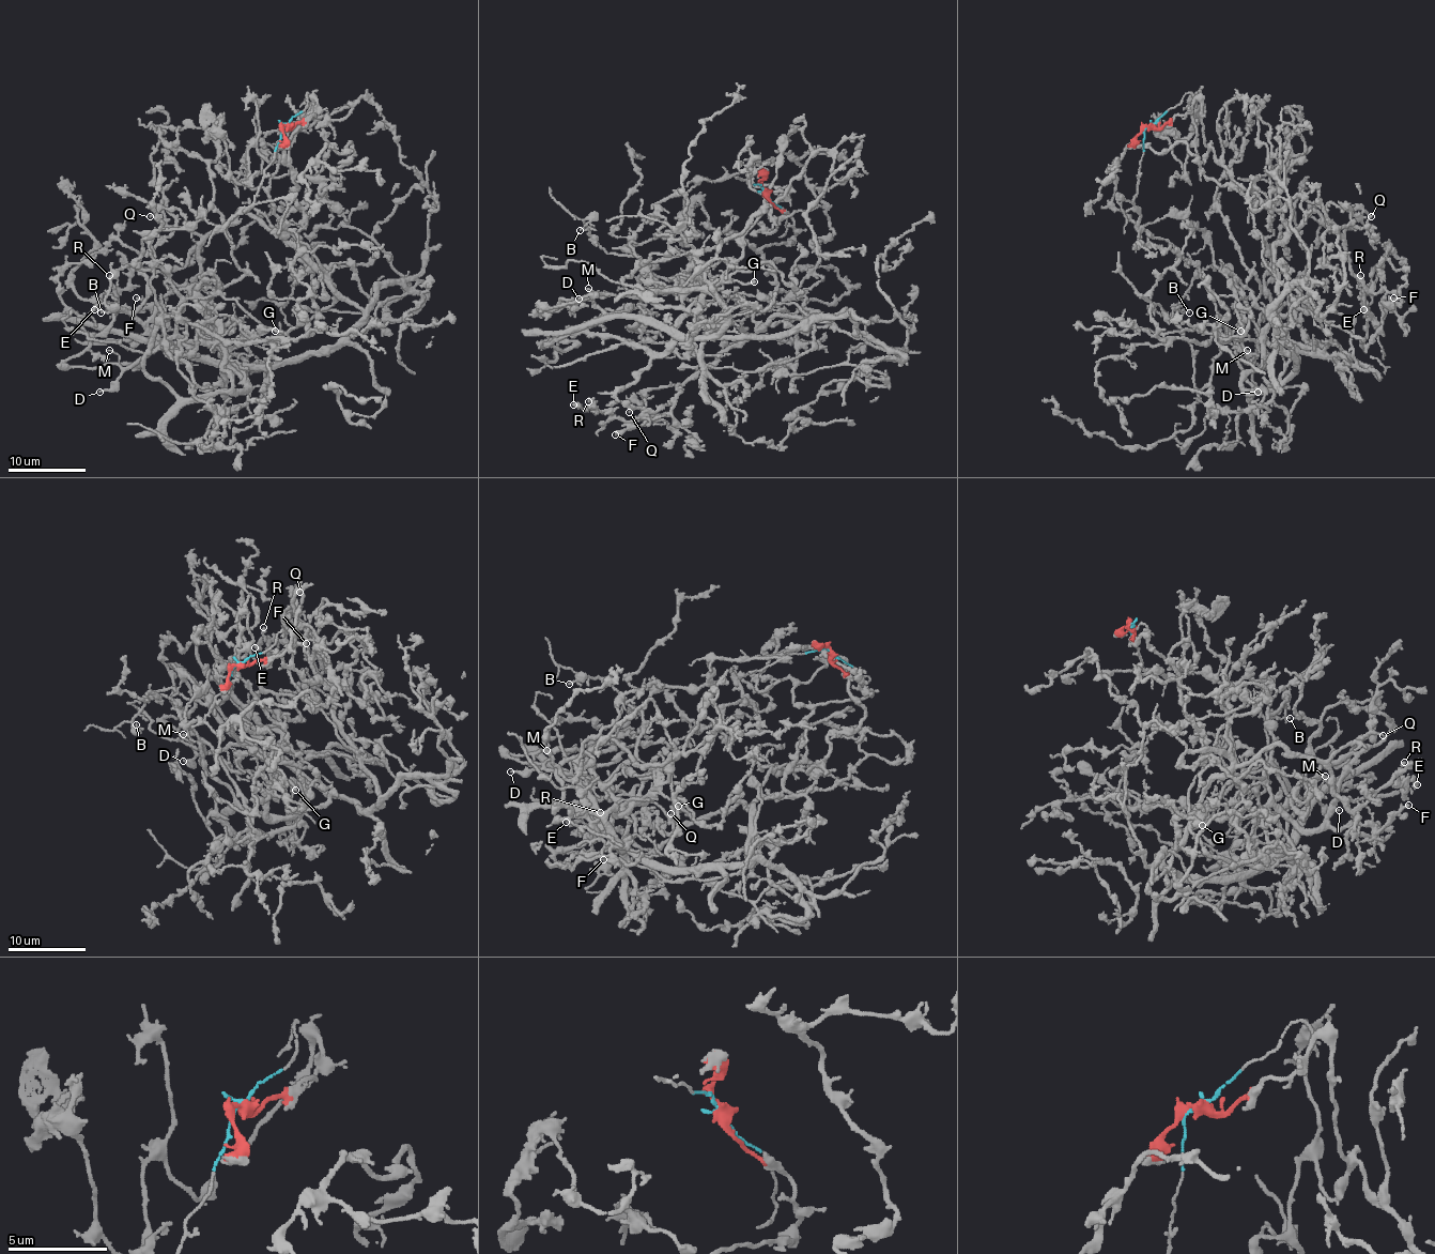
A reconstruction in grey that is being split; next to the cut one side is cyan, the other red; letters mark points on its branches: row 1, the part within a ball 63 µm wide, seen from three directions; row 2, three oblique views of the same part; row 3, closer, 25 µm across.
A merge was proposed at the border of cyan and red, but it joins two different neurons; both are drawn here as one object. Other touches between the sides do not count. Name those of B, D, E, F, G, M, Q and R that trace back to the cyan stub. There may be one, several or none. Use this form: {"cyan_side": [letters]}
{"cyan_side": ["B", "D", "G", "M"]}

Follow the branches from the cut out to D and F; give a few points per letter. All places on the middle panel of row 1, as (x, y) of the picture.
D: (765, 190), (734, 174), (703, 179), (687, 193), (681, 224), (630, 250), (660, 286), (656, 297), (577, 297)
F: (765, 190), (793, 222), (791, 241), (762, 253), (786, 316), (698, 370), (644, 424), (615, 434)

